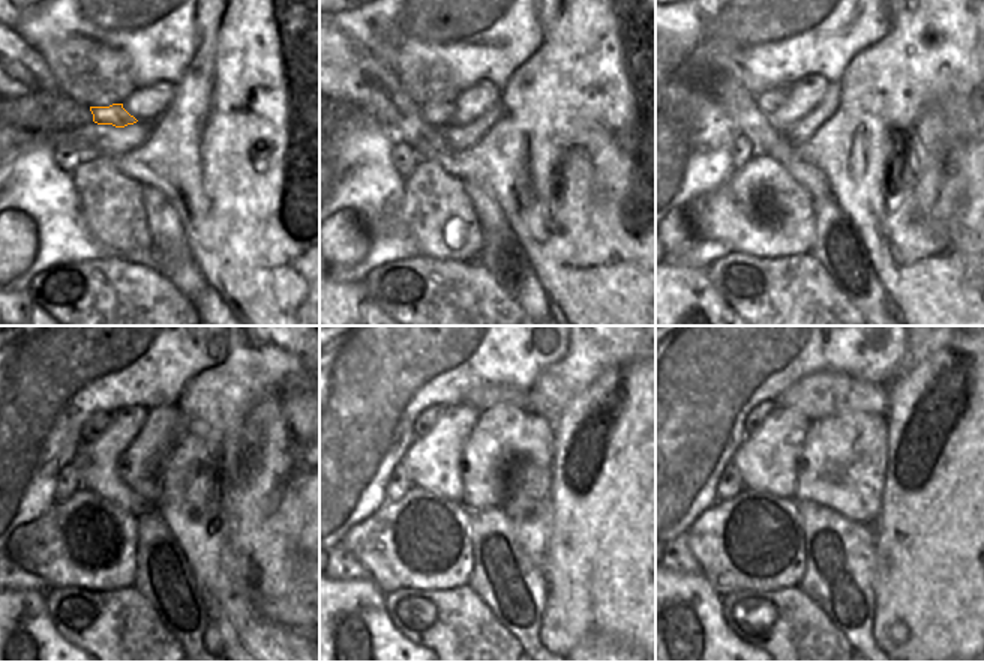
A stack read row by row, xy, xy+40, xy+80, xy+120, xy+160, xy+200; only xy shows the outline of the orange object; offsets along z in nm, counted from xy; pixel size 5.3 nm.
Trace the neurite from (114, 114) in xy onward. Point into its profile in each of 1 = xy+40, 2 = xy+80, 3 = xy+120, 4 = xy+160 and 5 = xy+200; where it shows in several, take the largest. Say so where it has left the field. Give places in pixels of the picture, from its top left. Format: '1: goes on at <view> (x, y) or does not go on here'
1: goes on at xy+40 (438, 114)
2: goes on at xy+80 (768, 101)
3: goes on at xy+120 (93, 427)
4: goes on at xy+160 (426, 421)
5: goes on at xy+200 (758, 415)

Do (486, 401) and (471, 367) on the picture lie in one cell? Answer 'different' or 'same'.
different

